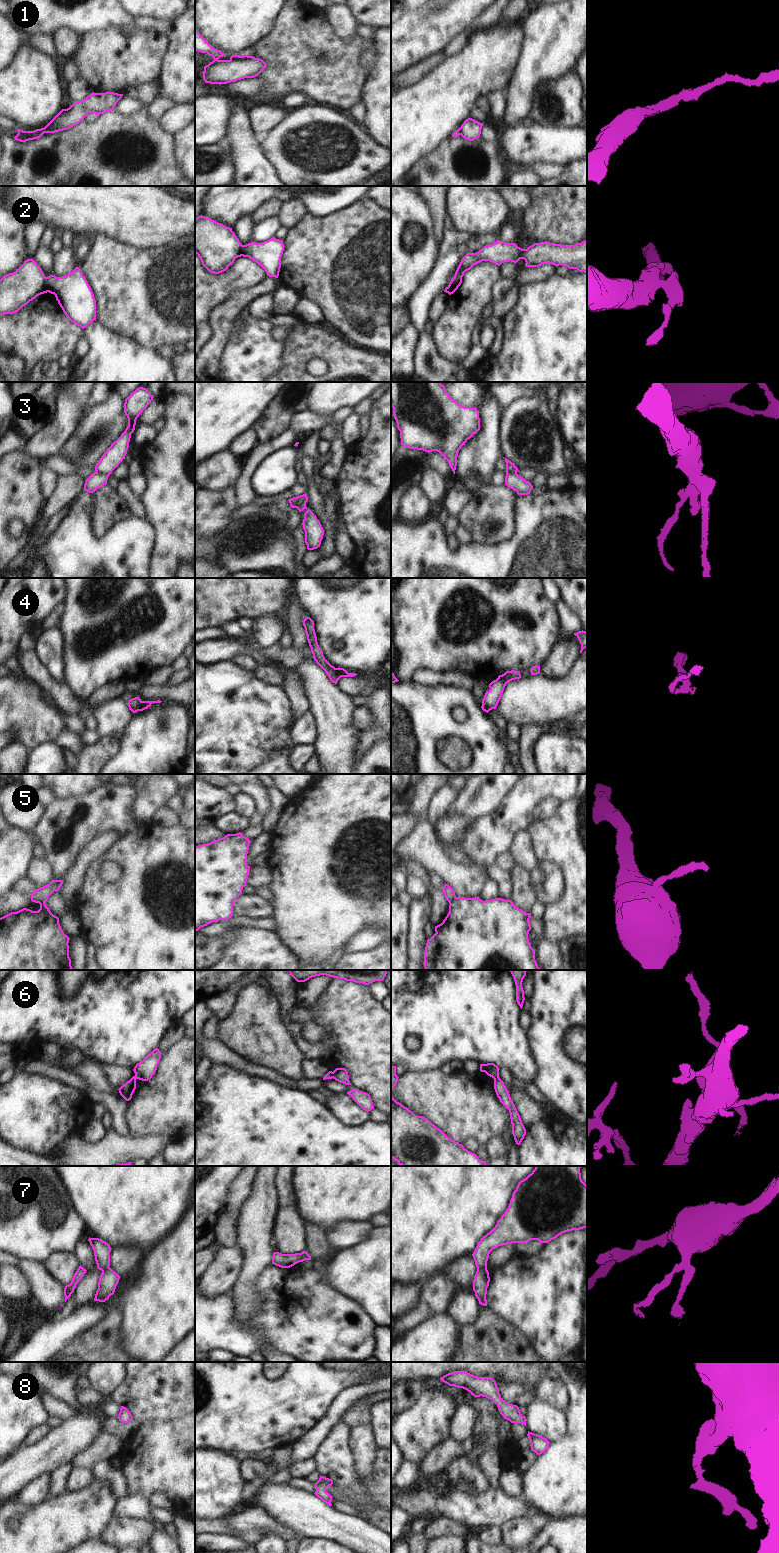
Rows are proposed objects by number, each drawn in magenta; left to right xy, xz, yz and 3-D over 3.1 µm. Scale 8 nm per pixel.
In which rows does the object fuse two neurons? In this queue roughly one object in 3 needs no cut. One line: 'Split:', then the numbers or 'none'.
Split: 1, 2, 3, 5, 6, 7

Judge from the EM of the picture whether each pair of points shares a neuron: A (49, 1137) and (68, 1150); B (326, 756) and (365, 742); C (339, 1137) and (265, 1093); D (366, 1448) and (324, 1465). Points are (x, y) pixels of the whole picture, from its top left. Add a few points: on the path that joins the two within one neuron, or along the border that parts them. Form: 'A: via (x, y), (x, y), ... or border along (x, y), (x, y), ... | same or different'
A: border along (79, 1135), (68, 1136), (48, 1155) | different
B: border along (360, 731), (356, 748), (356, 762) | different
C: via (321, 1137), (283, 1109) | same
D: border along (349, 1431), (349, 1448), (354, 1461), (355, 1477) | different

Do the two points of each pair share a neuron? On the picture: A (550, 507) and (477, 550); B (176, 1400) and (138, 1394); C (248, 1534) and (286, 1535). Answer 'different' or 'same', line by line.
A: same
B: same
C: same

